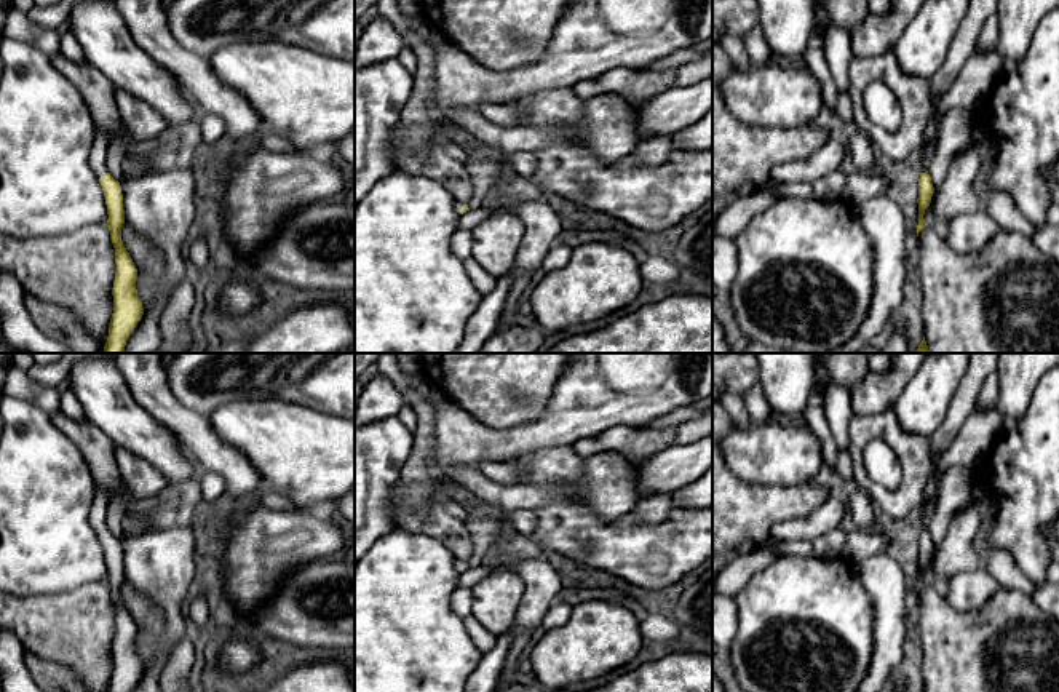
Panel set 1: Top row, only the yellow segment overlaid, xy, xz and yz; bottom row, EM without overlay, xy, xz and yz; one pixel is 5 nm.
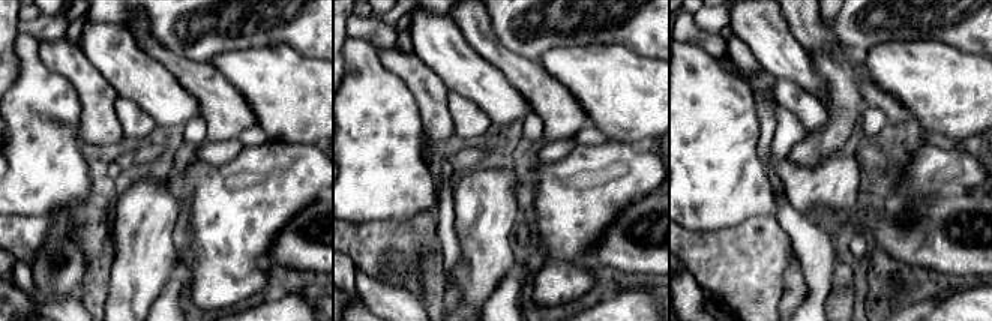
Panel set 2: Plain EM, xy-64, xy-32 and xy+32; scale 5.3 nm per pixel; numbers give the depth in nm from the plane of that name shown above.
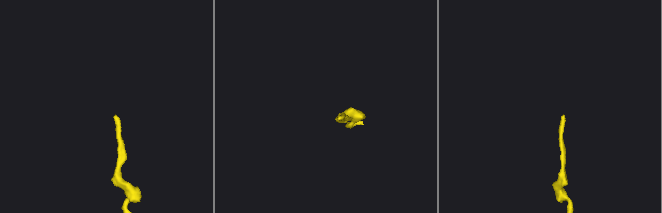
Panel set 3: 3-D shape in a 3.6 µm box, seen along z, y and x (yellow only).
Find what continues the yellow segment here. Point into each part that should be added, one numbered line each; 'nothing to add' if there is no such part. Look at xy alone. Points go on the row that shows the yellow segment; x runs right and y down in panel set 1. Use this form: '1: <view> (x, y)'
1: xy (98, 157)

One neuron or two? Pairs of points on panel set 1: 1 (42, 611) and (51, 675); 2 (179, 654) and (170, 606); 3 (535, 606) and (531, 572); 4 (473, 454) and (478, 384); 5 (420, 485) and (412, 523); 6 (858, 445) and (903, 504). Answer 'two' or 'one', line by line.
1: two
2: two
3: one
4: two
5: one
6: one

